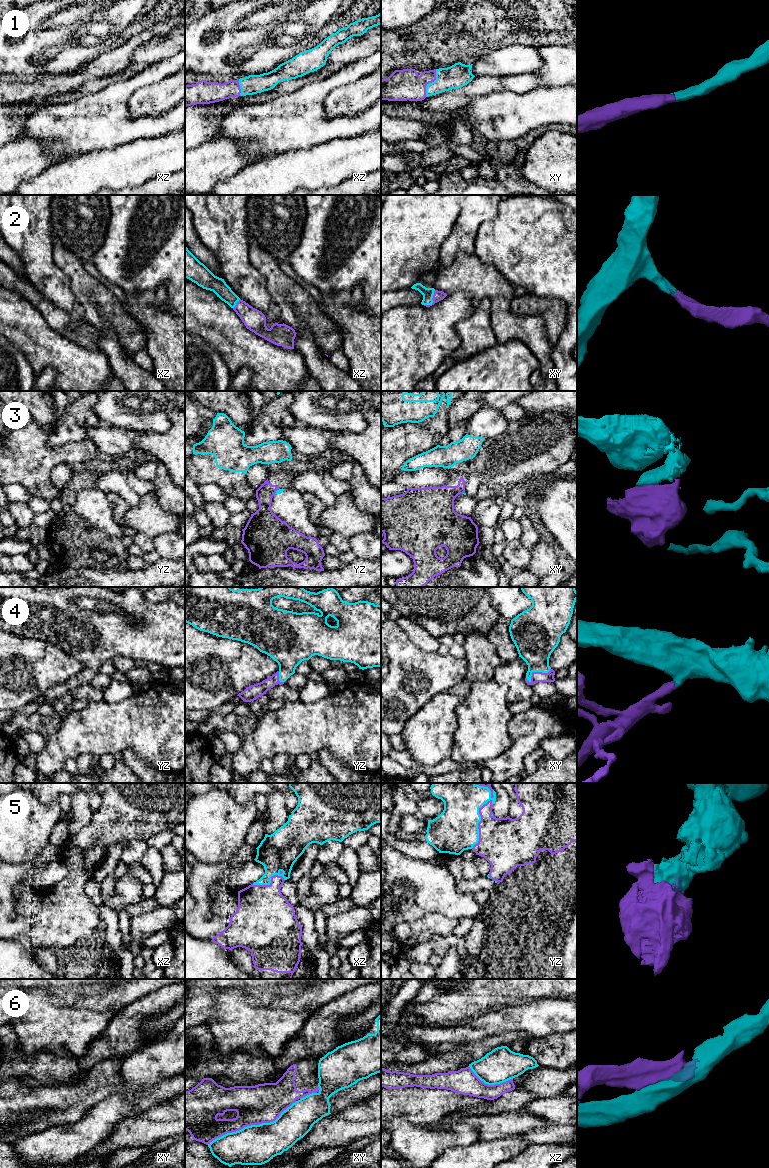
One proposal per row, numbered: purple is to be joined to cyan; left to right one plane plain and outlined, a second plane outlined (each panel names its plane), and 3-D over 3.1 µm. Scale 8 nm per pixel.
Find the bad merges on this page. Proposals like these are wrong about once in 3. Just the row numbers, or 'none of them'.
3, 6

